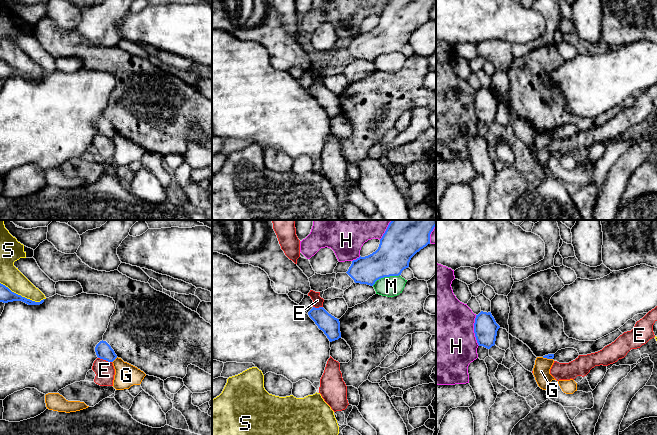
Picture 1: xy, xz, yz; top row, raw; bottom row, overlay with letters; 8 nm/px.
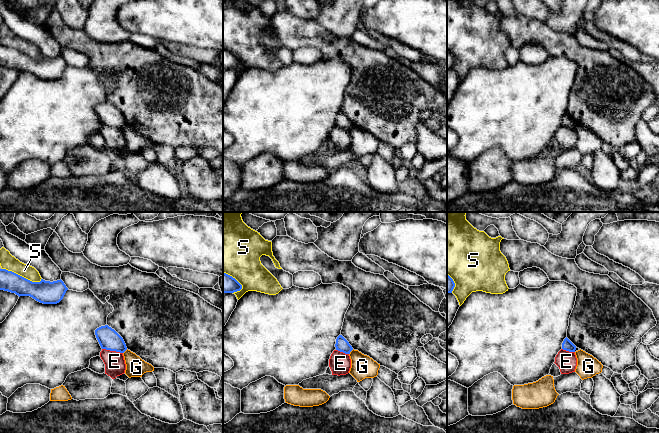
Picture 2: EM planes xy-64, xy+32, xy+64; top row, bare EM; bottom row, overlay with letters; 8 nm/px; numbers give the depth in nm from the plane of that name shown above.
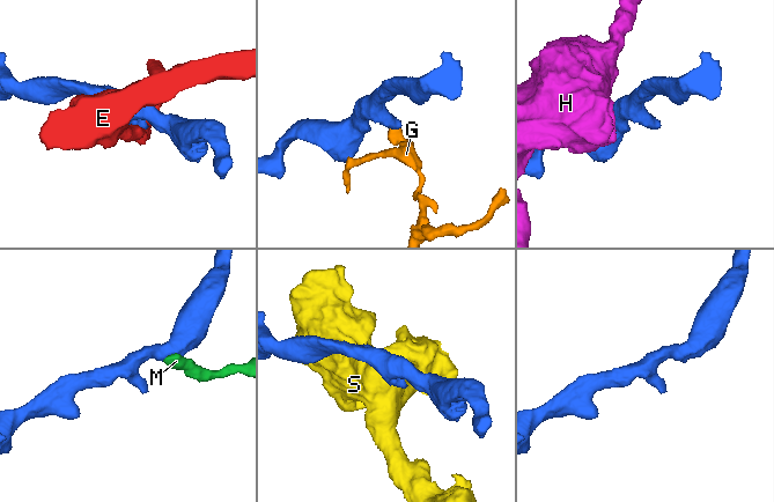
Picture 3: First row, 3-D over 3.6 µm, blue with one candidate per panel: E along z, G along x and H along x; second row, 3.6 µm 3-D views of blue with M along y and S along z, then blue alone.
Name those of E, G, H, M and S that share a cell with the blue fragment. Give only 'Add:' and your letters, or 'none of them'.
Add: none of them

